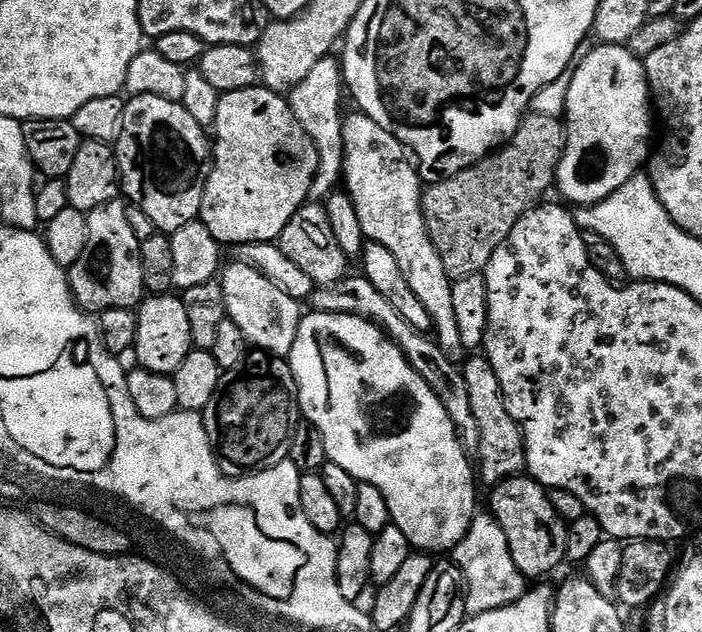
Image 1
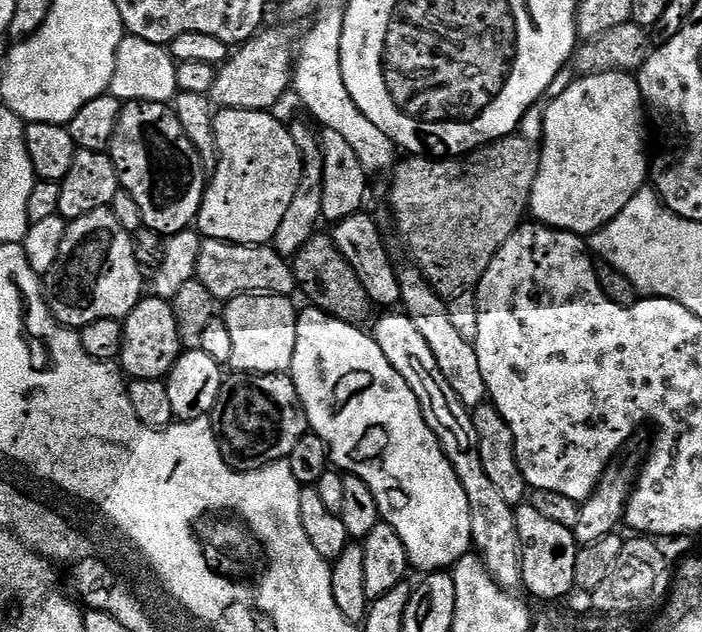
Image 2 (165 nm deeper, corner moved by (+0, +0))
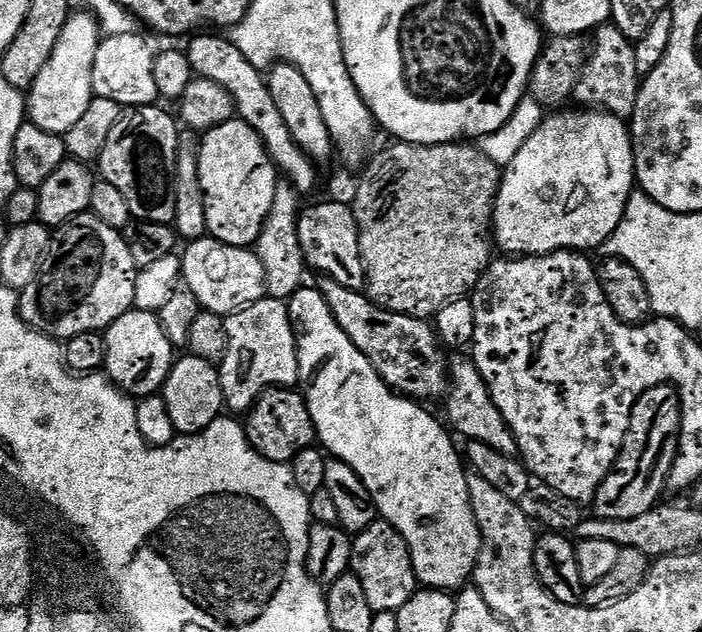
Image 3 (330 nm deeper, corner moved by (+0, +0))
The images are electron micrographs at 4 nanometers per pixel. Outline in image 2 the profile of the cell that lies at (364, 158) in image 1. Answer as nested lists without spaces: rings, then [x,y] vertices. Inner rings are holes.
[[[415,266],[401,267],[398,275],[402,311],[405,316],[410,318],[410,322],[414,322],[418,334],[422,334],[422,338],[426,338],[426,343],[430,346],[434,359],[438,361],[438,367],[442,370],[442,375],[446,377],[446,382],[450,382],[454,394],[458,394],[460,401],[469,410],[485,403],[488,400],[488,391],[486,390],[486,382],[482,382],[482,366],[478,366],[476,345],[471,340],[461,338],[458,335],[458,330],[454,330],[454,325],[450,322],[445,297],[438,295],[429,286],[428,279]]]

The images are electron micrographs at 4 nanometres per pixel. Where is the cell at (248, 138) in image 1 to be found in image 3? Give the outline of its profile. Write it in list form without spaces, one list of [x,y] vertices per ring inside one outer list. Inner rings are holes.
[[[233,118],[214,126],[214,130],[203,133],[200,140],[200,157],[198,158],[198,178],[206,206],[207,235],[223,244],[247,248],[255,245],[262,234],[262,226],[274,206],[274,194],[278,187],[278,169],[272,156],[266,150],[262,138],[245,120]]]

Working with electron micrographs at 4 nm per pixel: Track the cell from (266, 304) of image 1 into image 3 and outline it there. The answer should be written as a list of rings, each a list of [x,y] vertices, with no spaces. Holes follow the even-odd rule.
[[[265,298],[248,304],[227,317],[224,325],[228,345],[226,358],[218,367],[224,403],[229,413],[247,413],[248,409],[256,405],[257,398],[269,388],[292,388],[299,381],[296,332],[292,328],[285,301]]]

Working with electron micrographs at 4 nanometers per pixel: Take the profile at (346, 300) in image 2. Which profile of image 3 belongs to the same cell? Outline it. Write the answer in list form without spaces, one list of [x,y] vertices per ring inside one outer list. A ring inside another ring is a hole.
[[[327,278],[318,287],[330,314],[342,326],[346,338],[366,354],[374,370],[393,392],[417,402],[443,401],[448,395],[448,362],[446,349],[427,319],[403,316],[375,304],[364,292],[355,292]]]

